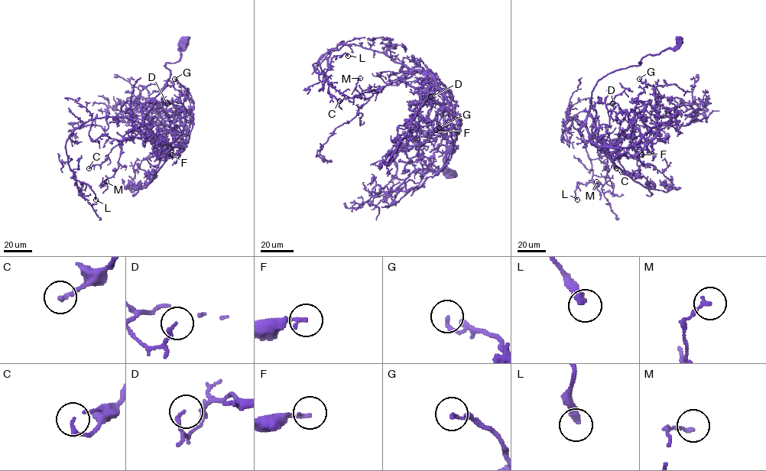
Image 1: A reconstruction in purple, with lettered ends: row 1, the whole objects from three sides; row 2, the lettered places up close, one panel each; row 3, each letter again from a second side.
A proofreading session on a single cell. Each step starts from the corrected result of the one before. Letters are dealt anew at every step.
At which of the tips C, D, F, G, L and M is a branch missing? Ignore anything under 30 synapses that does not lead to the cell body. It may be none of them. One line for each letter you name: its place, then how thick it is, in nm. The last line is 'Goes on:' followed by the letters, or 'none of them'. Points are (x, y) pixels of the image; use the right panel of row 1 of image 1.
Goes on: none of them

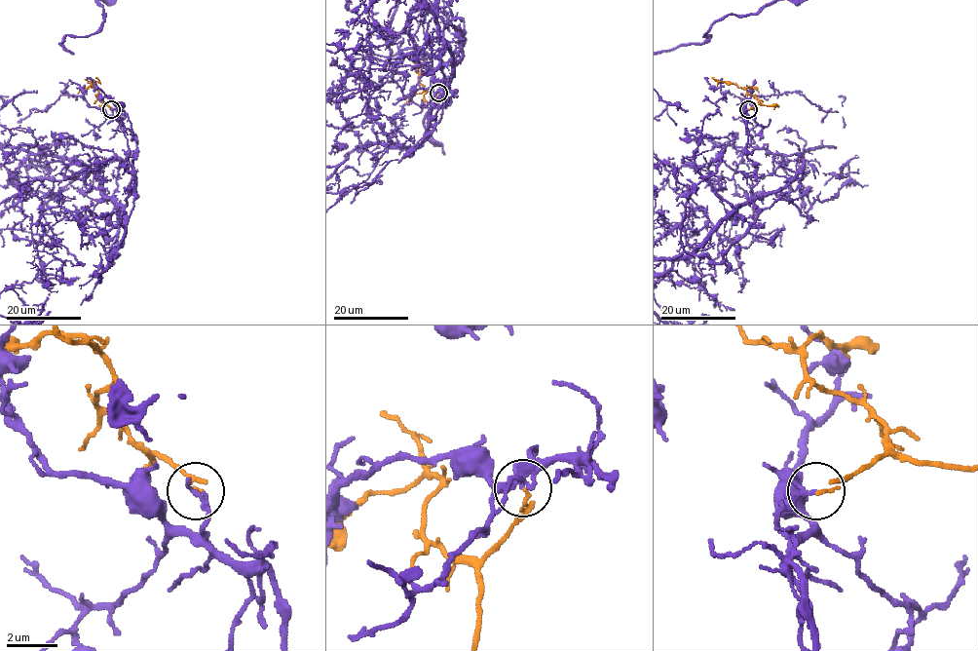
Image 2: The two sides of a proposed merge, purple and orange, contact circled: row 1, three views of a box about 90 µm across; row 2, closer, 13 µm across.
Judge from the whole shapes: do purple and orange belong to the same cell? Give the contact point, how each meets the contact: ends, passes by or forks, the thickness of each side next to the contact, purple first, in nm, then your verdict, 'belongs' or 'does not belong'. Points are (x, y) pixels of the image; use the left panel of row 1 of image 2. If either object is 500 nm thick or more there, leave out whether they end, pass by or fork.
place (111, 109); purple ends; orange ends; calibres 180 and 110 nm; does not belong

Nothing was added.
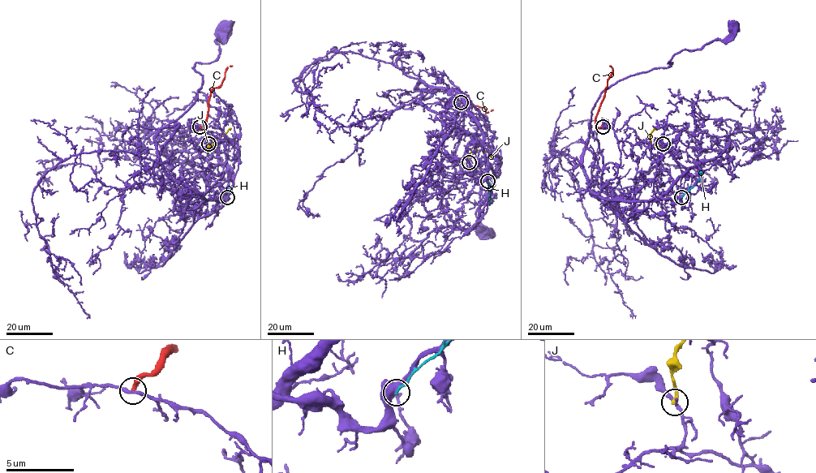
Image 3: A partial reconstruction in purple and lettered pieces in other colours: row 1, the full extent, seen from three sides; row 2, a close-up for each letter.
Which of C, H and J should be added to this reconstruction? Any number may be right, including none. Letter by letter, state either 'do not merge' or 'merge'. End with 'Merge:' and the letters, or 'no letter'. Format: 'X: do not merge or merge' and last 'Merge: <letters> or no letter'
C: do not merge
H: do not merge
J: do not merge
Merge: no letter

